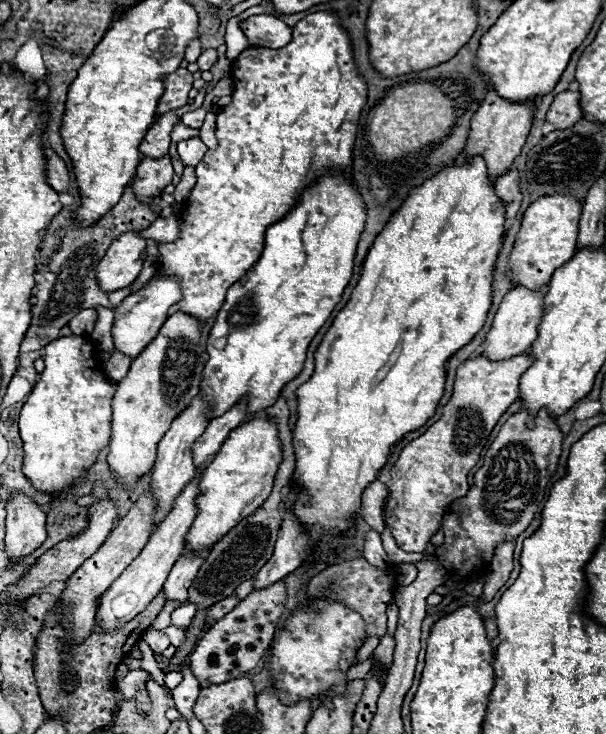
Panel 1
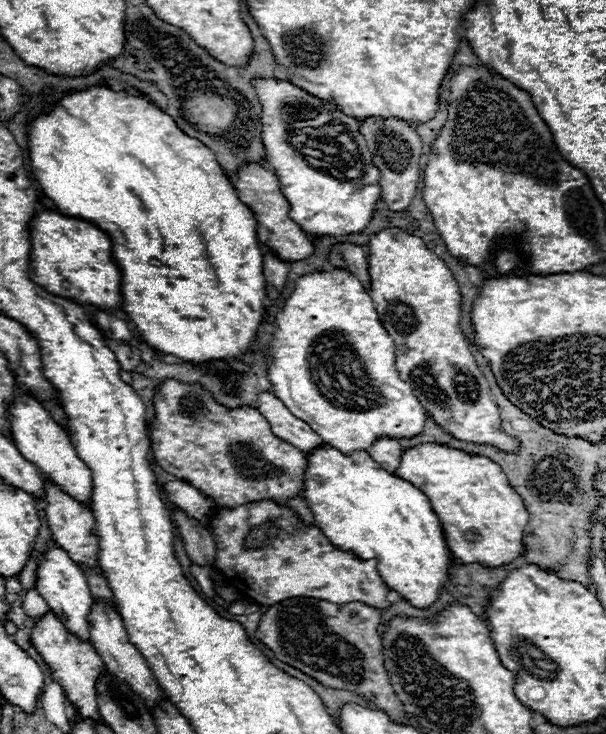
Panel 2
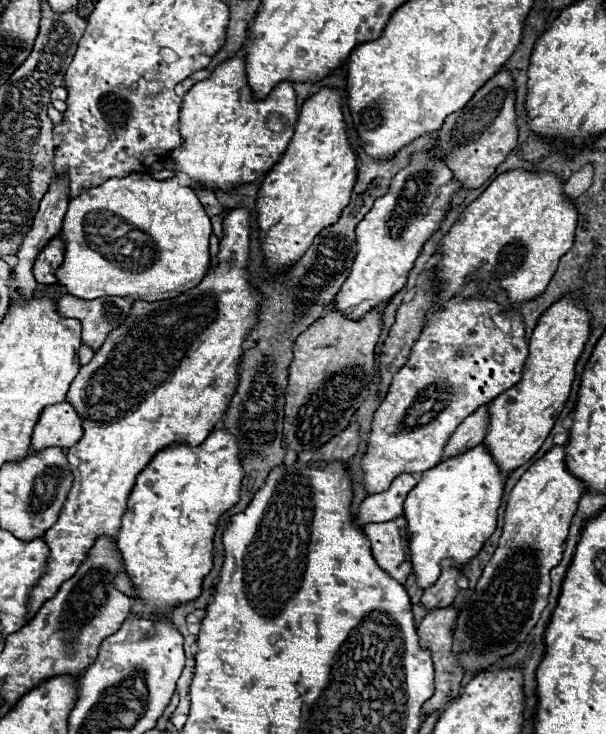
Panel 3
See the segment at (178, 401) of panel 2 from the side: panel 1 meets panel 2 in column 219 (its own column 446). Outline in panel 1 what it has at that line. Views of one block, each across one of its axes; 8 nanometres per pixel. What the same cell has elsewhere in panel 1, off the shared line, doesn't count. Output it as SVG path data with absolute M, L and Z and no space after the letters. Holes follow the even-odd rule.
M522 352L508 360L488 360L486 356L468 358L456 370L454 392L442 408L442 416L420 438L406 444L390 470L384 522L390 526L396 544L406 552L424 552L436 534L444 508L468 492L468 472L480 460L480 452L492 428L518 398L520 376L532 364L532 356Z

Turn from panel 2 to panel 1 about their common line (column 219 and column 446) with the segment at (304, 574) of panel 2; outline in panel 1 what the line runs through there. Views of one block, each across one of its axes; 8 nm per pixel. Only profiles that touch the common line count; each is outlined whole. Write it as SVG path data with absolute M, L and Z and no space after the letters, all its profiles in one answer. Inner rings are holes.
M540 408L536 414L530 414L528 410L520 410L512 414L504 426L498 432L498 438L492 442L484 456L482 468L474 474L474 484L468 490L466 496L454 500L444 516L442 530L444 530L444 544L436 548L436 554L440 556L444 568L450 574L458 576L470 576L474 568L486 568L486 564L494 556L494 548L504 540L514 540L522 530L528 528L528 524L534 520L542 500L544 490L550 480L550 476L556 472L558 458L562 454L562 440L564 434L556 426L554 418L548 414L546 408ZM528 420L532 420L532 428L528 428Z

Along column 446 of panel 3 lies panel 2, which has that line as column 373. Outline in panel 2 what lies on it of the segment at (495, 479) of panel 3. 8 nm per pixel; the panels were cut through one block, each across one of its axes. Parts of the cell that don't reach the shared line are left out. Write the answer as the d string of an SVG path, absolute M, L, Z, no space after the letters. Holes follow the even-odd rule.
M324 444L324 448L314 448L306 452L308 468L304 476L304 500L314 514L316 526L332 540L336 548L352 550L360 558L374 558L378 562L378 572L386 584L396 590L404 600L412 602L416 608L426 608L436 602L442 584L448 580L450 550L446 546L442 524L434 514L428 496L404 478L386 472L378 462L372 460L368 452L342 454L336 448Z

